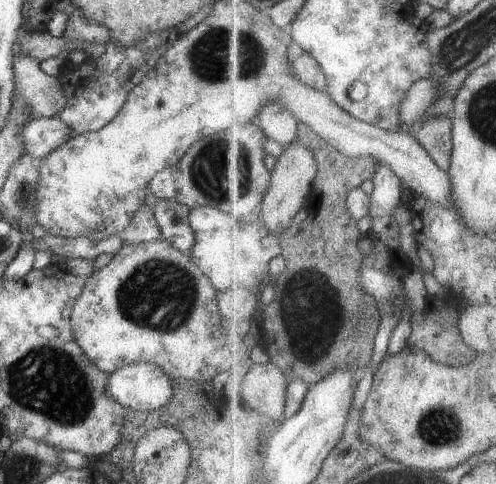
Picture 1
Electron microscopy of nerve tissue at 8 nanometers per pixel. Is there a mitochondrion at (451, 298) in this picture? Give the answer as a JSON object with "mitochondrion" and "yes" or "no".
{"mitochondrion":"no"}

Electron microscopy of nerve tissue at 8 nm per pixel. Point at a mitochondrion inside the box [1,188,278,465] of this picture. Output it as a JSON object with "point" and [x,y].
{"point":[47,381]}

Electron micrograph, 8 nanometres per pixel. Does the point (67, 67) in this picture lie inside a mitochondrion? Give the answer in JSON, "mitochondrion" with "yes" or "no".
{"mitochondrion":"no"}

